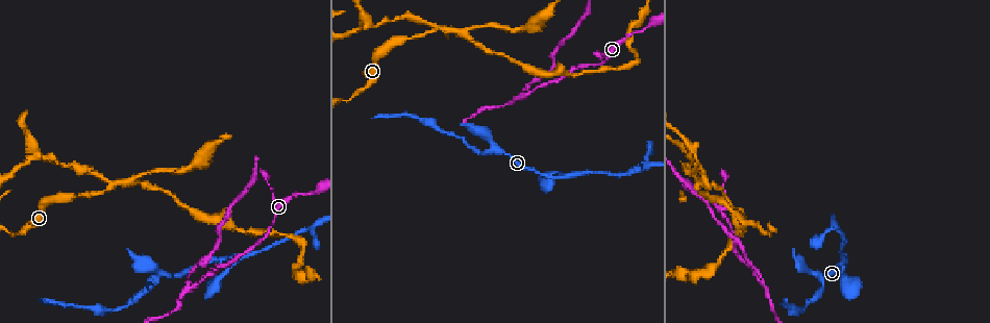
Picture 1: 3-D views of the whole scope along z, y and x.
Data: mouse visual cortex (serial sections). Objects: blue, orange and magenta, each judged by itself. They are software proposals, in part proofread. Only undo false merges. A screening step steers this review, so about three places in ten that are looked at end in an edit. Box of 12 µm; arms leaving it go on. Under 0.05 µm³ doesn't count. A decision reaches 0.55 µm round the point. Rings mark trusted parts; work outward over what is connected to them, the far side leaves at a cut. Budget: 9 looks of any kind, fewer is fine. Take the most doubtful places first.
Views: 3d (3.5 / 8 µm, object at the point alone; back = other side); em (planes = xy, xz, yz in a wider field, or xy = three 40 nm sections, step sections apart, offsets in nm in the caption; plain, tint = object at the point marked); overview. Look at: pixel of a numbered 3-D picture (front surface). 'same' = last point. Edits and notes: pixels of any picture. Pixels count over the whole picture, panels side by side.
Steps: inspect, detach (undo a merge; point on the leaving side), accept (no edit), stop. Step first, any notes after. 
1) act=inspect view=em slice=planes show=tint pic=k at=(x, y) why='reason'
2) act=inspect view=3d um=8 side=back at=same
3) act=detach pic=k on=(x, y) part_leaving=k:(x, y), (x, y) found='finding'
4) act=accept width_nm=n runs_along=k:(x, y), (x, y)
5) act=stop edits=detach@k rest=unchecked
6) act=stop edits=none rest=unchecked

act=inspect view=3d um=3.5 pic=1 at=(198, 286) why='three-way junction'

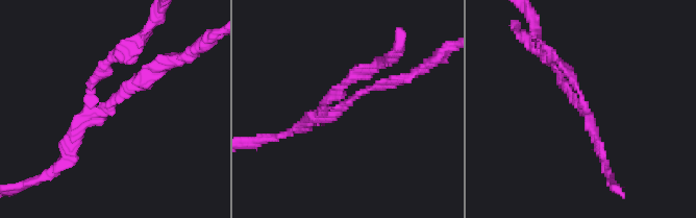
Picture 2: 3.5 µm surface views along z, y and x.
act=inspect view=em slice=xy step=2 show=tint pic=2 at=(580, 104) arms=3 arm_widths_nm=100,150,150 why='shape alone is not enough'

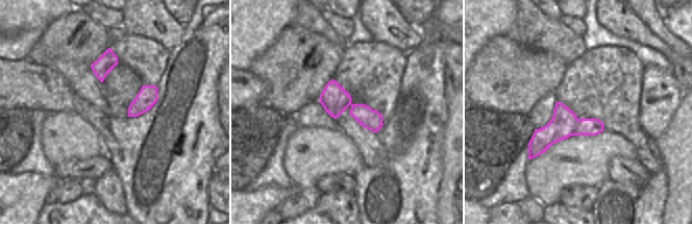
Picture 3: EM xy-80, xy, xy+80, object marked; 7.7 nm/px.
act=detach pic=2 on=(564, 68) part_leaving=2:(581, 98), (536, 27) found='two cells meet here'

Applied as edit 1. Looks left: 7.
act=inspect view=overview why='see it whole again'

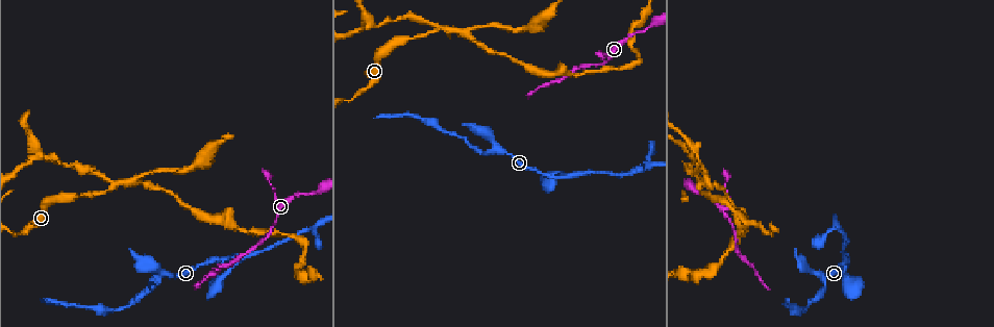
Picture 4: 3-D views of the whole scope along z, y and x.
act=inspect view=3d um=3.5 pic=4 at=(450, 31) why='sharp bend'

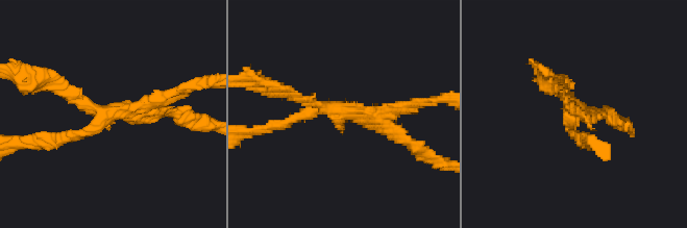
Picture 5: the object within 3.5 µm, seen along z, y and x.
act=inspect view=em slice=xy step=3 show=tint pic=5 at=(340, 111) arms=3 arm_widths_nm=150,150,200

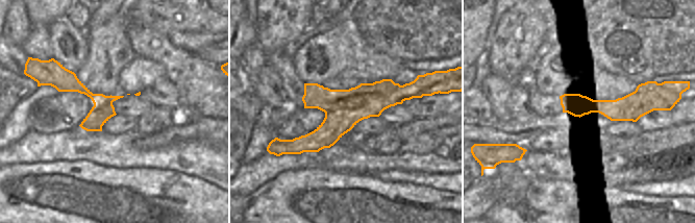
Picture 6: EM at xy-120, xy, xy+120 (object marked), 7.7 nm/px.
act=detach pic=5 on=(186, 108) found='a second cell is stuck on'

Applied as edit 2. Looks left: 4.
act=inspect view=overview

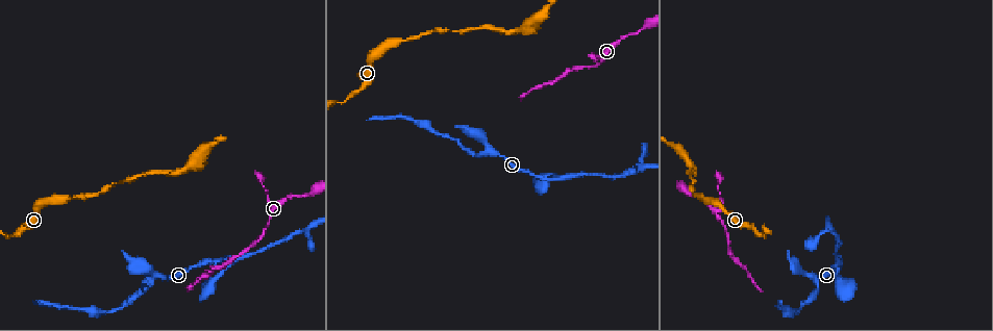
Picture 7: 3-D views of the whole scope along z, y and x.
act=inspect view=3d um=3.5 pic=7 at=(219, 263) why='arms part here'

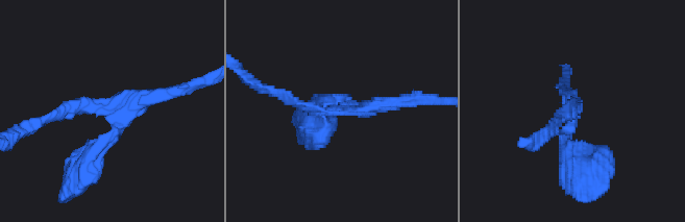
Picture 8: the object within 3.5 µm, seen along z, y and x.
act=inspect view=em slice=xy step=3 show=tint pic=8 at=(112, 113) arms=3 arm_widths_nm=150,200,200

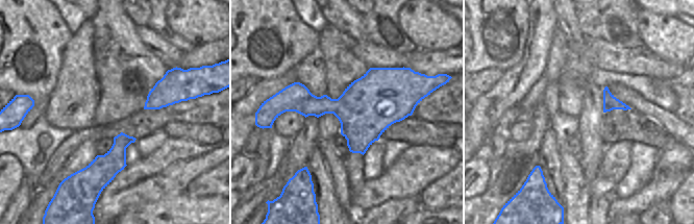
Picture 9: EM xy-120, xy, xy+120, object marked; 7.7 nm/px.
act=accept runs_along=8:(560, 116), (577, 167) found='one cell here'

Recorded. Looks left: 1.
act=stop edits=detach@2,detach@5 rest=unchecked

